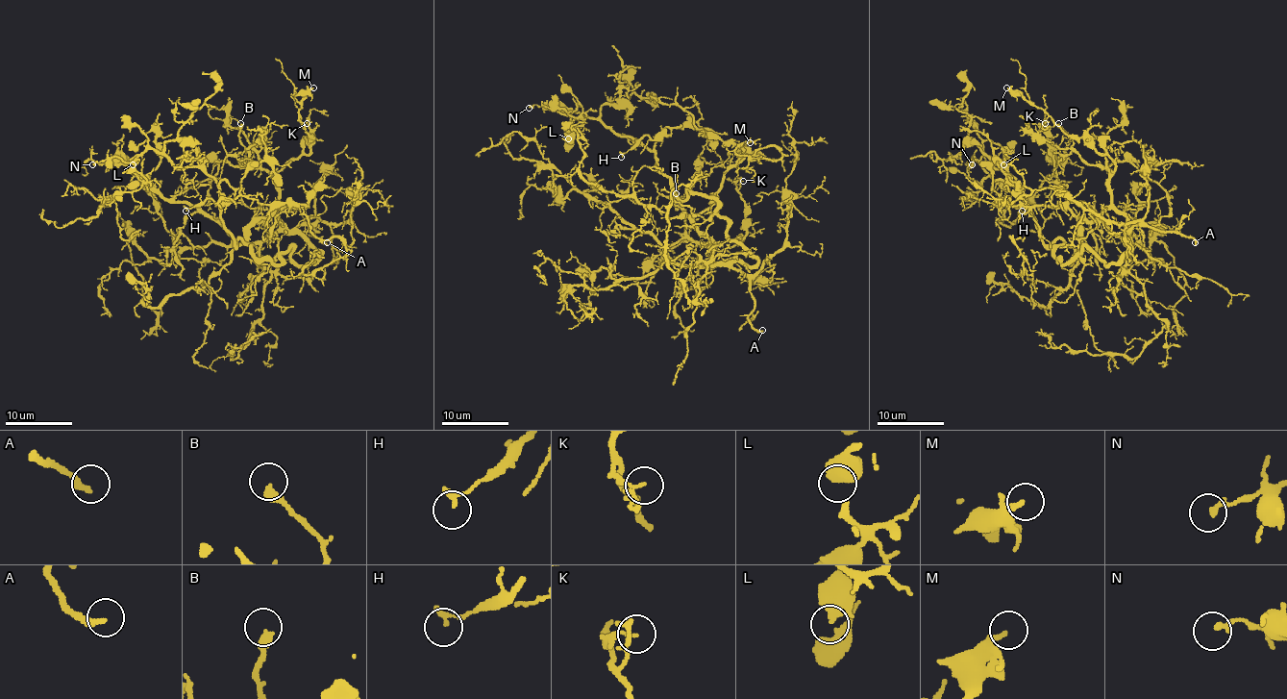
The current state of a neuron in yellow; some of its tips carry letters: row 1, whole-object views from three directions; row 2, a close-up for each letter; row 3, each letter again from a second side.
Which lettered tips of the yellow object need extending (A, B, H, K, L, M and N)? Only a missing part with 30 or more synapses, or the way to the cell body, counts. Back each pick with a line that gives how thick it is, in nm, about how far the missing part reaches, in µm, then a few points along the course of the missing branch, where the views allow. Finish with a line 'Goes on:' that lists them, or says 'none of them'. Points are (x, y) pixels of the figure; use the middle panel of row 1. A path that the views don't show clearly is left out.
A: 240 nm thick; about 50 µm are missing; missing branch runs (762, 330), (776, 332), (794, 313), (826, 242), (837, 224), (839, 207), (864, 181), (866, 142)
Goes on: A

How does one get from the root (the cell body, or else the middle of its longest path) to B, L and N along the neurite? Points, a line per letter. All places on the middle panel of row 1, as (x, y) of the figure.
B: (705, 234), (714, 245), (695, 242), (686, 234), (684, 213), (675, 206), (676, 193)
L: (705, 234), (716, 202), (691, 190), (681, 200), (656, 156), (634, 138), (588, 117), (573, 122), (568, 138)
N: (705, 234), (716, 202), (691, 190), (681, 200), (656, 156), (634, 138), (598, 119), (529, 108)

